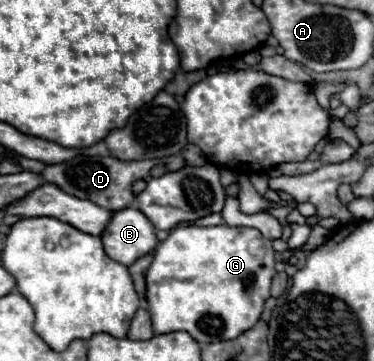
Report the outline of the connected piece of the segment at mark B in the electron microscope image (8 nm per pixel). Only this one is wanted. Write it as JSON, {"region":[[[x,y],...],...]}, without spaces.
{"region":[[[133,207],[113,213],[111,223],[101,235],[105,253],[121,265],[131,265],[139,257],[153,253],[157,247],[155,227],[151,221]]]}

